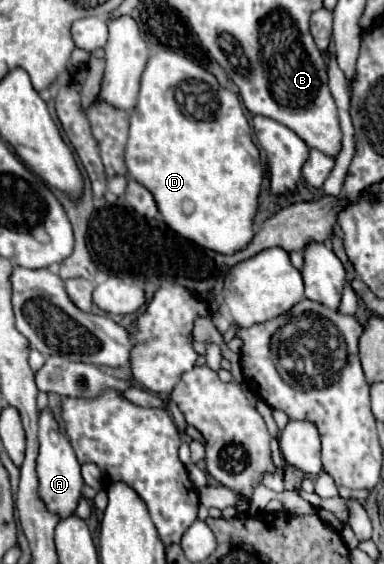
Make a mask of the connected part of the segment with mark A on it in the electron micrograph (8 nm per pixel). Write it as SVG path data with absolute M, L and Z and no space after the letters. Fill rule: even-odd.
M50 411L40 413L38 441L40 441L40 451L38 451L38 459L36 459L38 495L44 501L46 509L50 509L50 513L58 513L60 519L72 517L76 513L78 501L82 497L84 481L82 481L82 475L80 475L80 463L76 461L74 449L72 449L70 441L66 439L66 435L58 431L58 425L56 425Z

